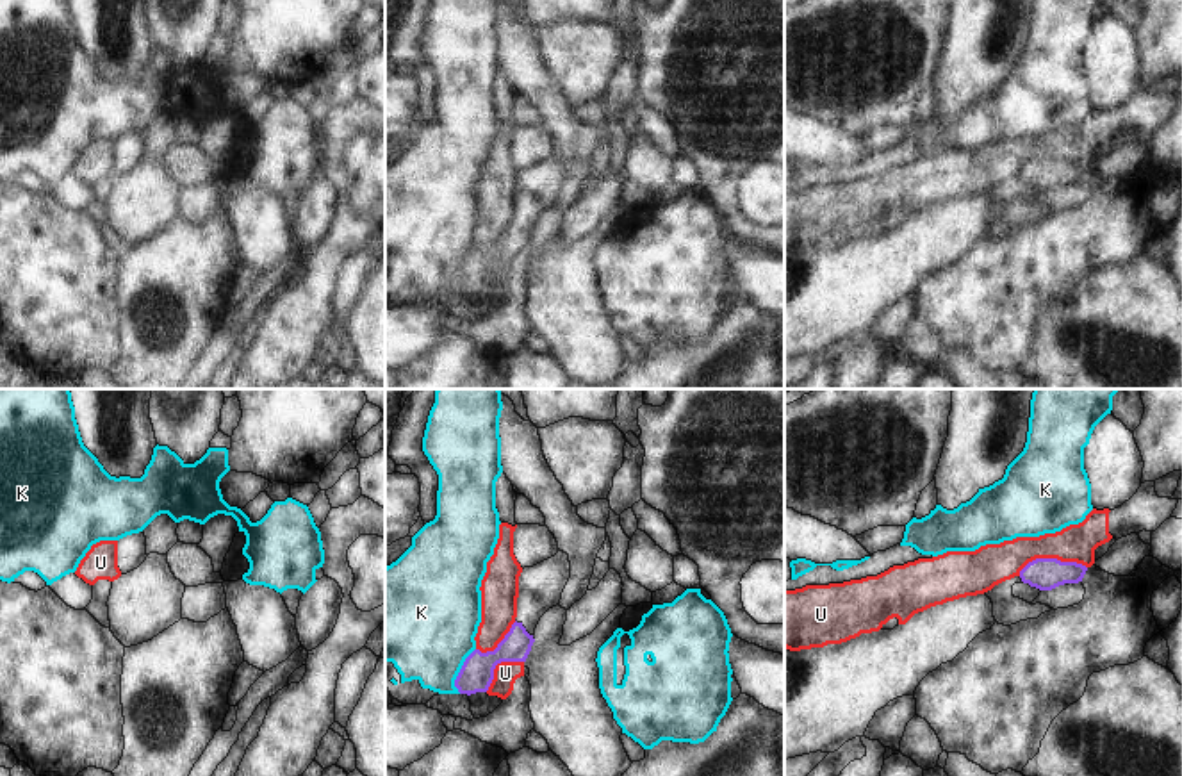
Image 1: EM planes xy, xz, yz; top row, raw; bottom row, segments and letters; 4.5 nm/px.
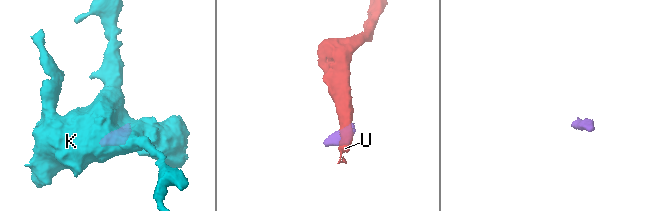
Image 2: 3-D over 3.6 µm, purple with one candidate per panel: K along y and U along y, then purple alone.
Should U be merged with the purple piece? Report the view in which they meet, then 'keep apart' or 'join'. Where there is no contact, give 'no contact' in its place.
yz | keep apart

